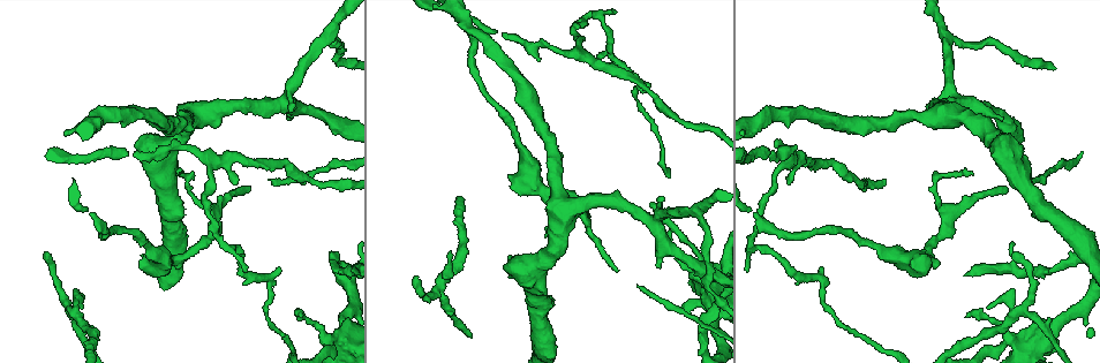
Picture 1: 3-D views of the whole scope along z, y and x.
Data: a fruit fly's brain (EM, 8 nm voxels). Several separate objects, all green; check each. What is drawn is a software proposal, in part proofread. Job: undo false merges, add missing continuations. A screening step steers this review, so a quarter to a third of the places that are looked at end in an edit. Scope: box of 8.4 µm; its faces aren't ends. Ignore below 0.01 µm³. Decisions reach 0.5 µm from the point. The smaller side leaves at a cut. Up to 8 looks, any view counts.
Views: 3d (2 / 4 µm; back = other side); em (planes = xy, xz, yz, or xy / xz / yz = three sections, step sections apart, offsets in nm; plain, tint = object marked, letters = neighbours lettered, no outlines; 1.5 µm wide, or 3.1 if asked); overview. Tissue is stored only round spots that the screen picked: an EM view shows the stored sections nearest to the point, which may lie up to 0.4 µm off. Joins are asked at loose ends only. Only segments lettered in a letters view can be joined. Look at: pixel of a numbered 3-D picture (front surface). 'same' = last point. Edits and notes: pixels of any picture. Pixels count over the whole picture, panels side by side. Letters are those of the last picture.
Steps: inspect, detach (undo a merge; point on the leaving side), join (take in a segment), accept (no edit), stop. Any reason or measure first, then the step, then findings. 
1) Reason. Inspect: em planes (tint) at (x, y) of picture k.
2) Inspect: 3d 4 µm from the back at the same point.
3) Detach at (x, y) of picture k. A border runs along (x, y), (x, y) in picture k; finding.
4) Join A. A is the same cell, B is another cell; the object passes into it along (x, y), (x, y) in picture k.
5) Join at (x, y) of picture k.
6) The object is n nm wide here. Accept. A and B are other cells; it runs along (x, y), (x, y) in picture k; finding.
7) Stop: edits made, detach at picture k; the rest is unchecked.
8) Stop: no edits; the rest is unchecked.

An open end. Inspect: 3d 2 µm at (545, 236) of picture 1.

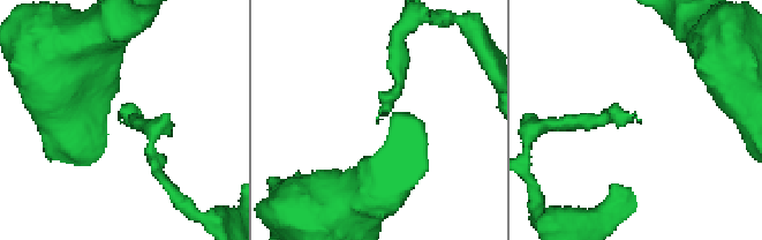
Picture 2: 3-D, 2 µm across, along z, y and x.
Now the EM. Inspect: em planes (letters) at (121, 121) of picture 2.

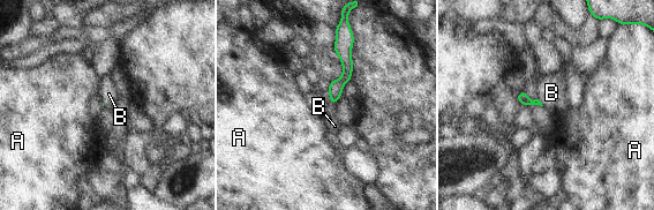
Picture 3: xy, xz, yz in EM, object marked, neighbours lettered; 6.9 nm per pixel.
Join B. B is the same cell, A is another cell; the object passes into it along (335, 90), (332, 103), (335, 126) in picture 3; the neuron continues.

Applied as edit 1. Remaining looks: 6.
An open end. Inspect: 3d 4 µm at (289, 118) of picture 1.

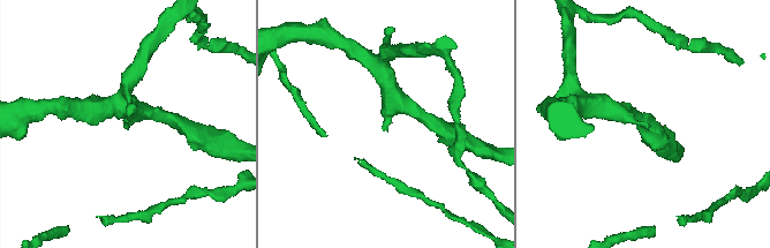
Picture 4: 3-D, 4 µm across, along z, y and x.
Inspect: em yz step 8 (tint) at (386, 129) of picture 4.

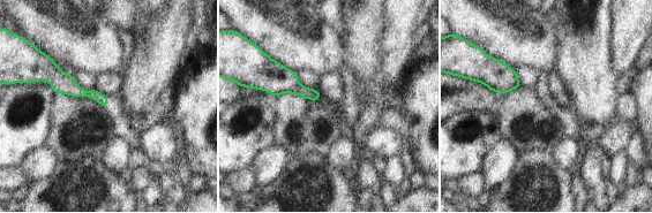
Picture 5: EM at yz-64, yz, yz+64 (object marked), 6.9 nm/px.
Inspect: em yz step 8 (letters) at the same point.

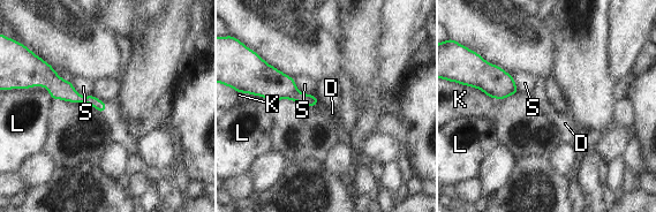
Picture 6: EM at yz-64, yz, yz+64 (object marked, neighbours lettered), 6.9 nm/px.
Accept. D, K, L and S are other cells; it runs along (42, 82), (103, 106) in picture 6; no lettered segment goes on from it.

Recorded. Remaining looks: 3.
Sudden change in width. Inspect: 3d 4 µm at (327, 341) of picture 1.

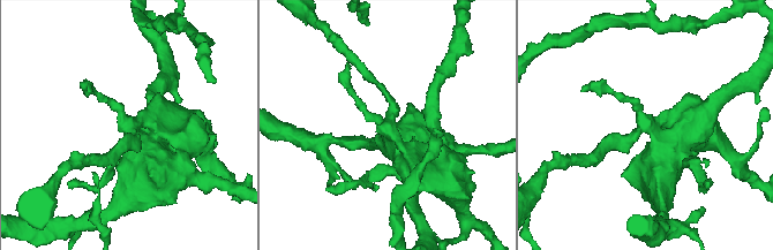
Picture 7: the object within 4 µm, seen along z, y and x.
Inspect: em xz step 8 (tint) at (386, 132) of picture 7.

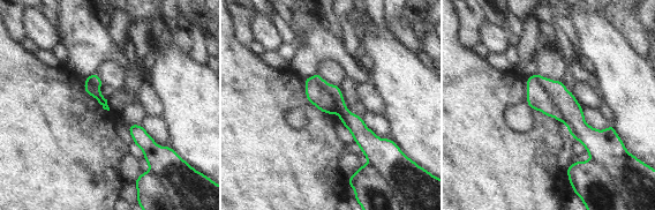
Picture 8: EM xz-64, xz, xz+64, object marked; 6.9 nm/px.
Inspect: em yz step 4 (letters) at the same point.

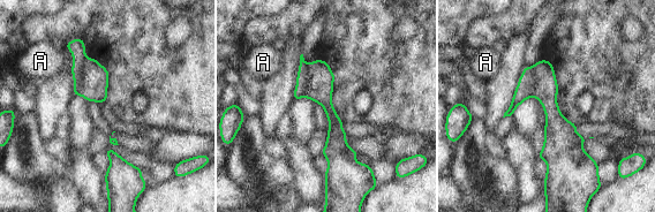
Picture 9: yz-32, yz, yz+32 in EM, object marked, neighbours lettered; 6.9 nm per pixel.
The object is 180 nm wide here. Detach at (76, 46) of picture 9. A is another cell; the part that leaves runs along (78, 42), (76, 92) in picture 9; a second neuron is stuck on.

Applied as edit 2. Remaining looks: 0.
Stop: edits made, join at picture 3, detach at picture 9; the rest is unchecked.

